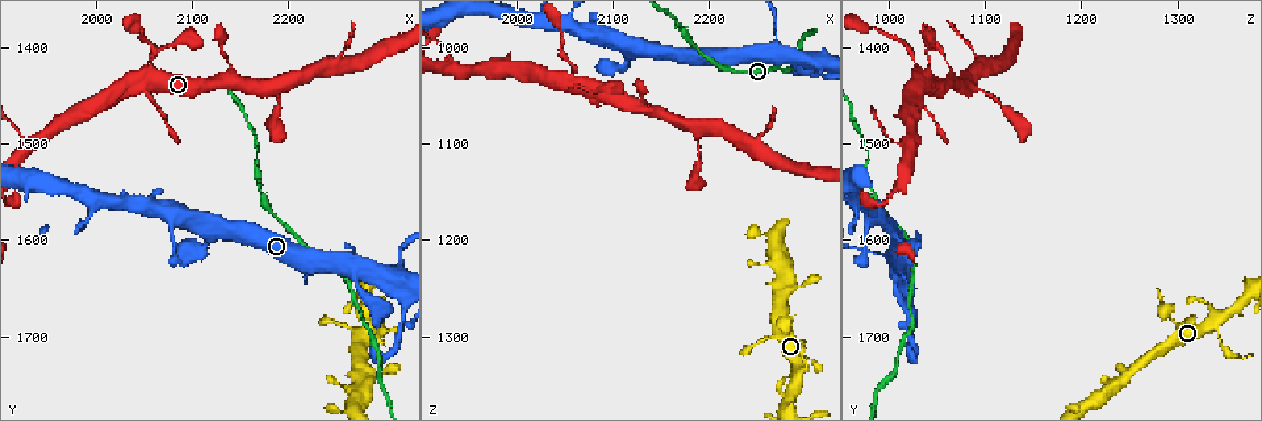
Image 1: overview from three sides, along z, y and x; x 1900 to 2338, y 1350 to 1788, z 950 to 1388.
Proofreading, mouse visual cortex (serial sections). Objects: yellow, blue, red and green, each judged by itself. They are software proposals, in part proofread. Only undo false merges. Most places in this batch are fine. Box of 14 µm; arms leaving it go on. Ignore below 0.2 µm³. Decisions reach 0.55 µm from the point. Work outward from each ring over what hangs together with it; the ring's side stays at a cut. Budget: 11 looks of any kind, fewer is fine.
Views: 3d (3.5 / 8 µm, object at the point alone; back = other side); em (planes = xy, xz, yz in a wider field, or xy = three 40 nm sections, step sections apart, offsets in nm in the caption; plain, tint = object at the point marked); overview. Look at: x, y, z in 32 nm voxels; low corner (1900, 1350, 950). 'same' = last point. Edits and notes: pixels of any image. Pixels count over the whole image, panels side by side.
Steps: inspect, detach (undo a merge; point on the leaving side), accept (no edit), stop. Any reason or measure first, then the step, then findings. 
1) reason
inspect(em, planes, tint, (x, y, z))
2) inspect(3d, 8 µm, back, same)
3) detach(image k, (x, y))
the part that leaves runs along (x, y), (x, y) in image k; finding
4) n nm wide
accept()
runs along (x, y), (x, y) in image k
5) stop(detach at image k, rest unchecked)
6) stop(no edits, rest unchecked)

narrows sharply
inspect(3d, 3.5 µm, (2185, 1440, 1080))

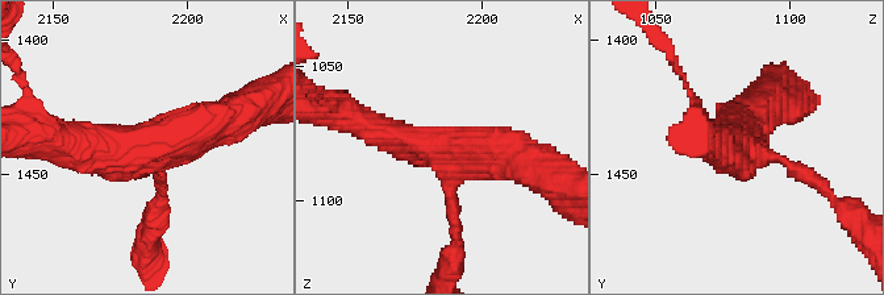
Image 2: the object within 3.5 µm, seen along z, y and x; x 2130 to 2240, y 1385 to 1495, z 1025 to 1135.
3 arms; arms of 150, 400, 450 nm
inspect(em, xy, step 5, tint, (2184, 1441, 1081))

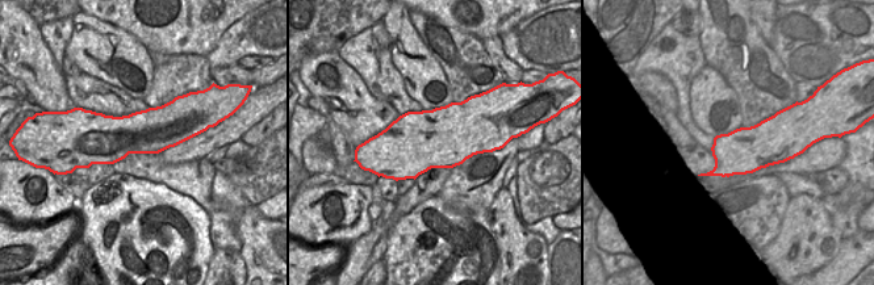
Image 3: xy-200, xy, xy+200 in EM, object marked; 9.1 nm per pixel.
accept()
runs along (359, 119), (383, 136), (520, 162) in image 2; all the same cell

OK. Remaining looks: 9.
four arms meet
inspect(3d, 3.5 µm, (2270, 1635, 1005))

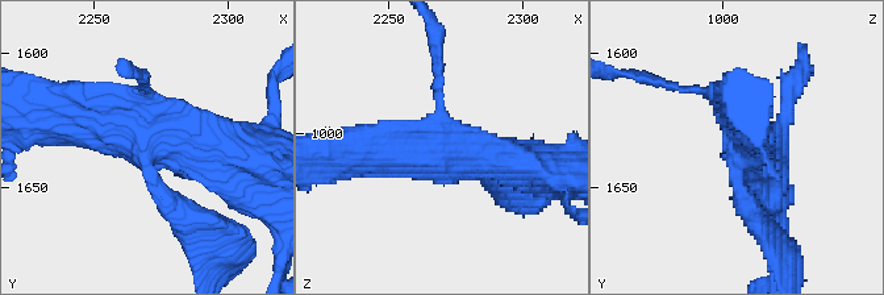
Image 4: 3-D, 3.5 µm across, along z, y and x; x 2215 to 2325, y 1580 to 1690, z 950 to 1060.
4 arms; arms of 100, 250, 450, 500 nm; now the EM
inspect(em, xy, step 2, tint, (2270, 1638, 1008))

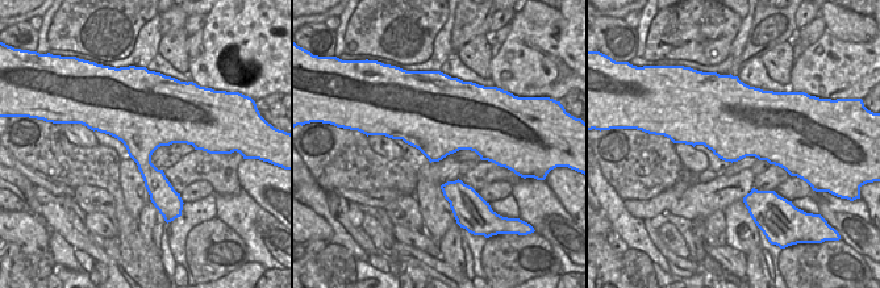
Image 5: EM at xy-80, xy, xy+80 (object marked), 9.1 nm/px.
accept()
runs along (66, 112), (236, 153) in image 4; all the same cell

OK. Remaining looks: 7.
arms part here
inspect(3d, 3.5 µm, (1930, 1500, 1020))

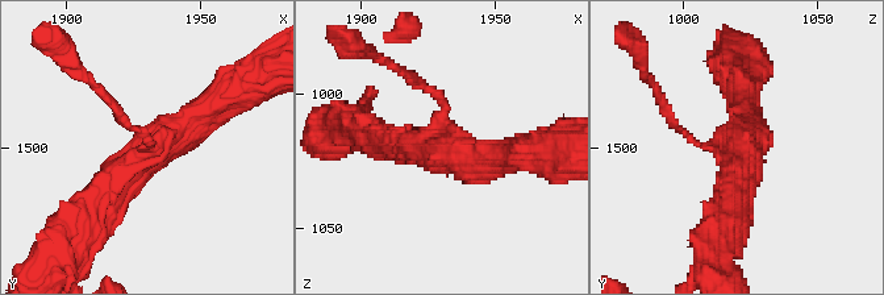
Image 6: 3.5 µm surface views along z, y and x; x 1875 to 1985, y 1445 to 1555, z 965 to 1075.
3 arms; arms of 100, 350, 350 nm
inspect(em, xy, step 2, tint, (1935, 1497, 1022))

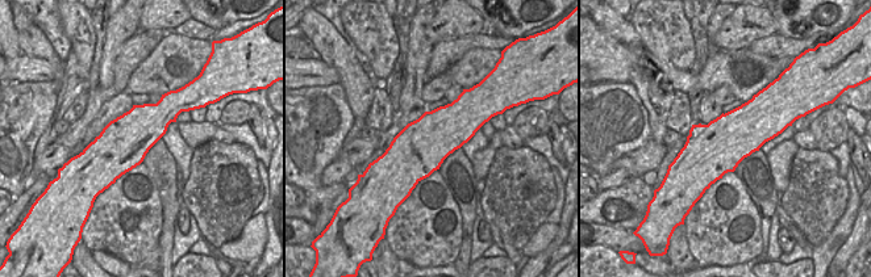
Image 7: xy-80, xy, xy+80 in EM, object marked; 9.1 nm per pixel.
accept()
runs along (229, 92), (157, 141), (96, 206) in image 6; continuous, no second cell

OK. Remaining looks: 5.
sudden change in width
inspect(3d, 3.5 µm, (2125, 1585, 1005))

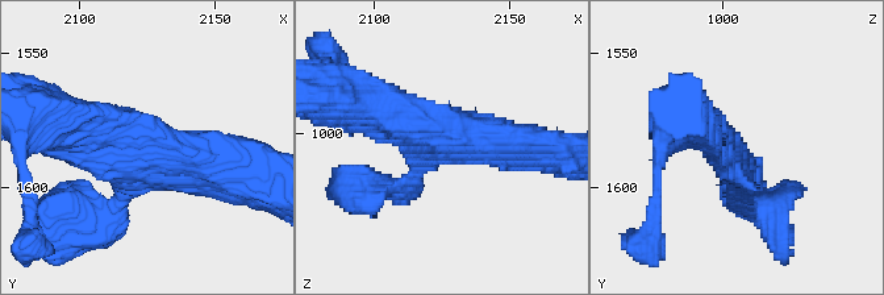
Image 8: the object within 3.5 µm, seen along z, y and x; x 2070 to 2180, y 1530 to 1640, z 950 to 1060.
shape alone is not enough
inspect(em, xy, step 3, tint, (2130, 1586, 1002))

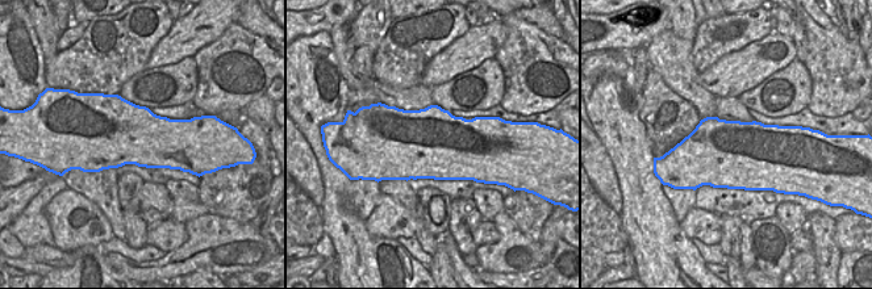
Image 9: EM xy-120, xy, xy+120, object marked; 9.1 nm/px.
cut it another way
inspect(em, xy, step 5, tint, same)

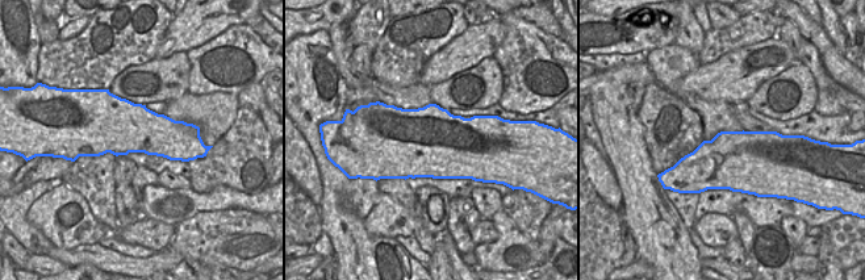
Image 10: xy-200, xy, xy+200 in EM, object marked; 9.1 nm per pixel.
650 nm wide
accept()
runs along (238, 174), (80, 123) in image 8; continuous, no second cell

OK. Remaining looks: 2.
stop(no edits, rest unchecked)

